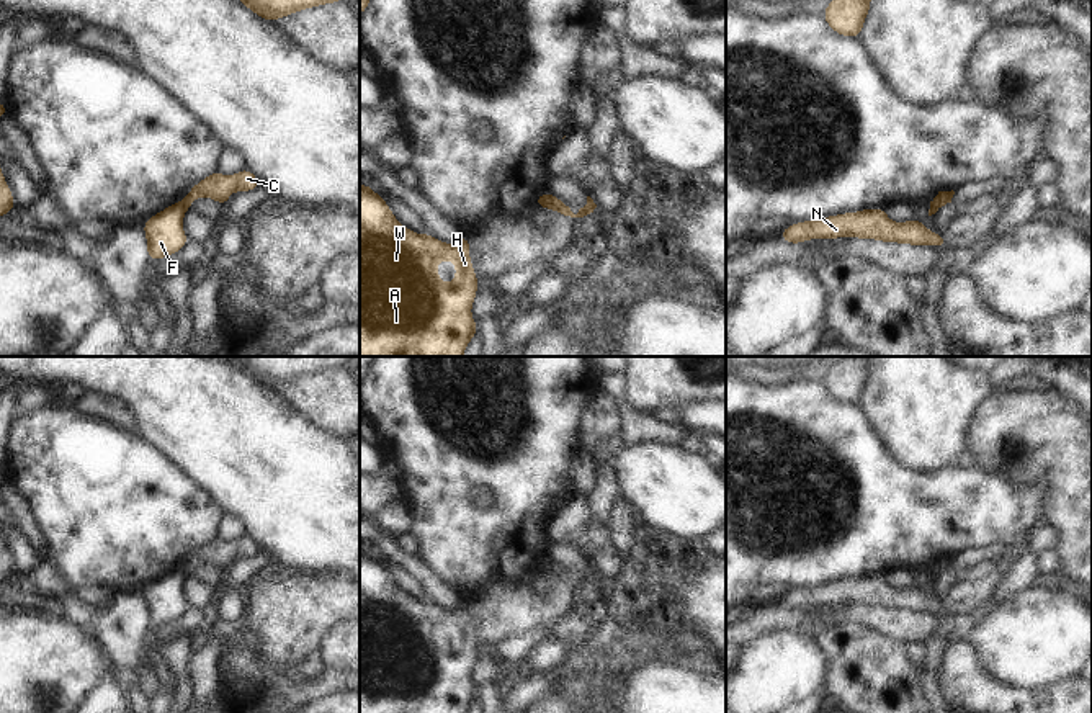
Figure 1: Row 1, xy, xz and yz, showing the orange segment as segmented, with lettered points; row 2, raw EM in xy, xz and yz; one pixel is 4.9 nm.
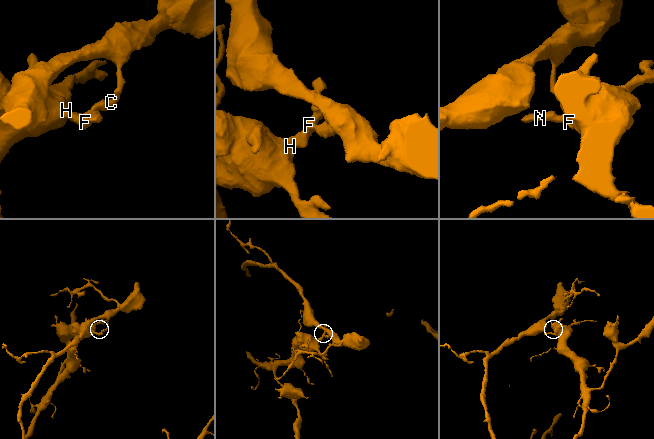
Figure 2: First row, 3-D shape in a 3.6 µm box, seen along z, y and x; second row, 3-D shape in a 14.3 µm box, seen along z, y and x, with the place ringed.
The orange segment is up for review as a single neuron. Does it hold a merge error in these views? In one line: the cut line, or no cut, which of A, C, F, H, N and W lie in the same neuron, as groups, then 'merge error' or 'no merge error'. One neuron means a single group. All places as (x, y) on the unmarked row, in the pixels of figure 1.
xz (551, 561), (545, 573) | A F H N W / C | merge error

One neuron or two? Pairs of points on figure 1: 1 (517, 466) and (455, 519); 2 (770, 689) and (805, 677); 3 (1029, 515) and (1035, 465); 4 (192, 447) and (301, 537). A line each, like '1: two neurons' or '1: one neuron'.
1: one neuron
2: one neuron
3: two neurons
4: one neuron

